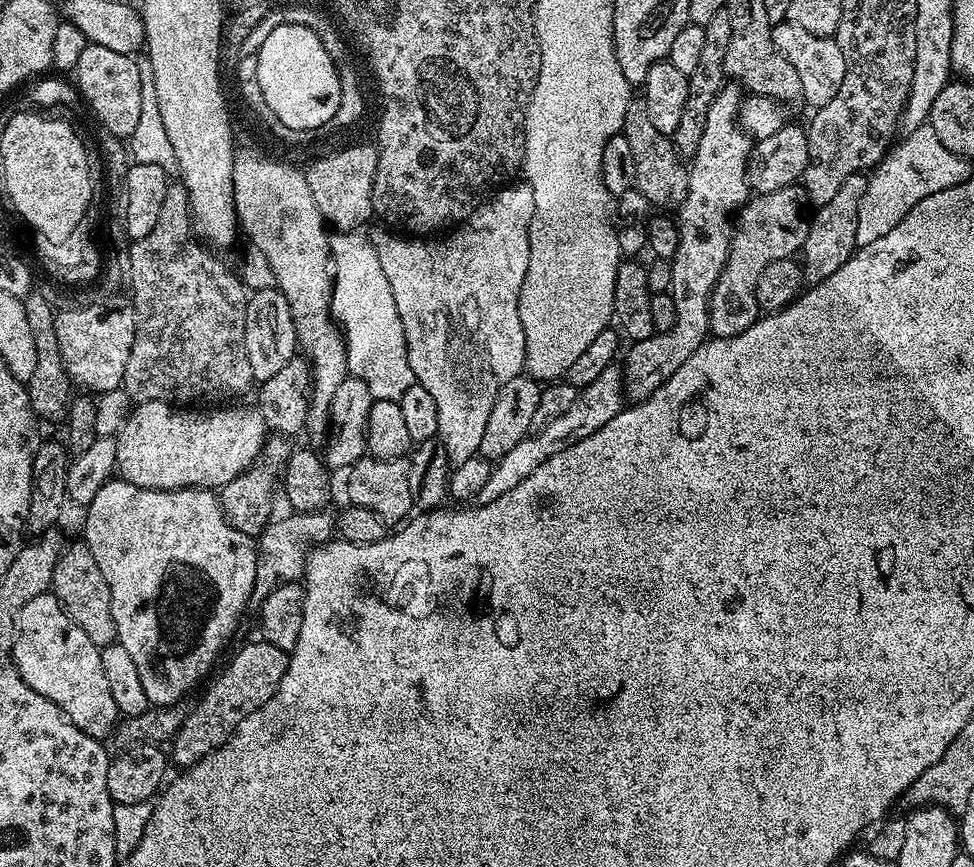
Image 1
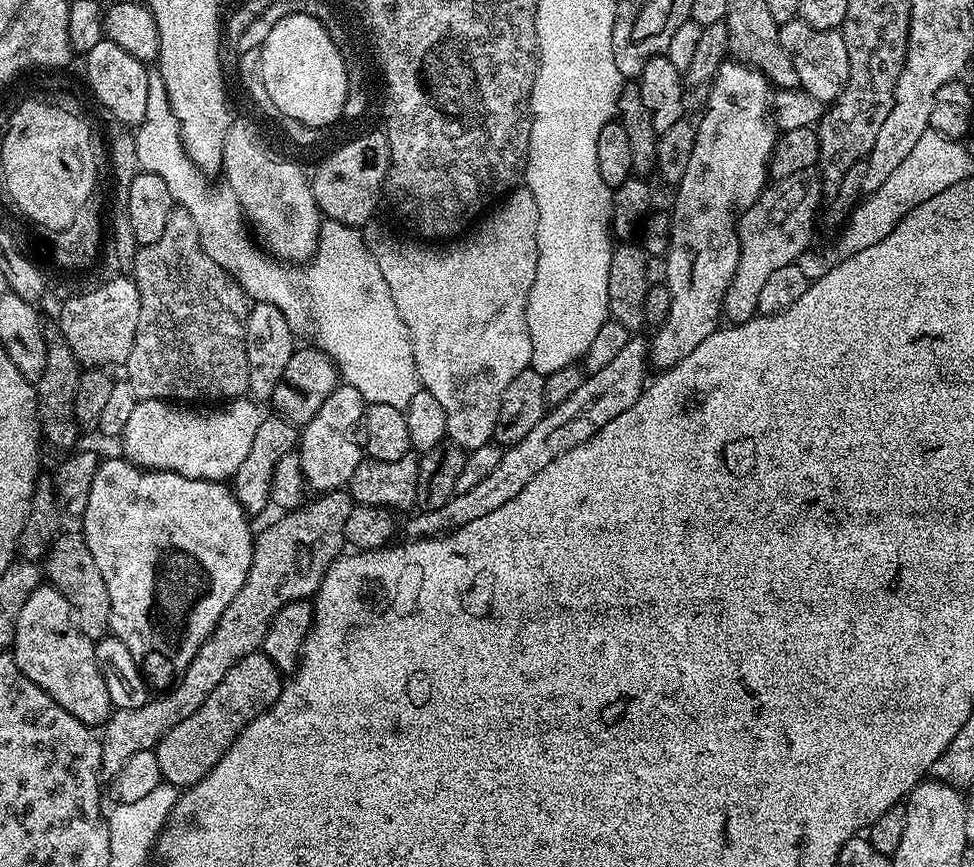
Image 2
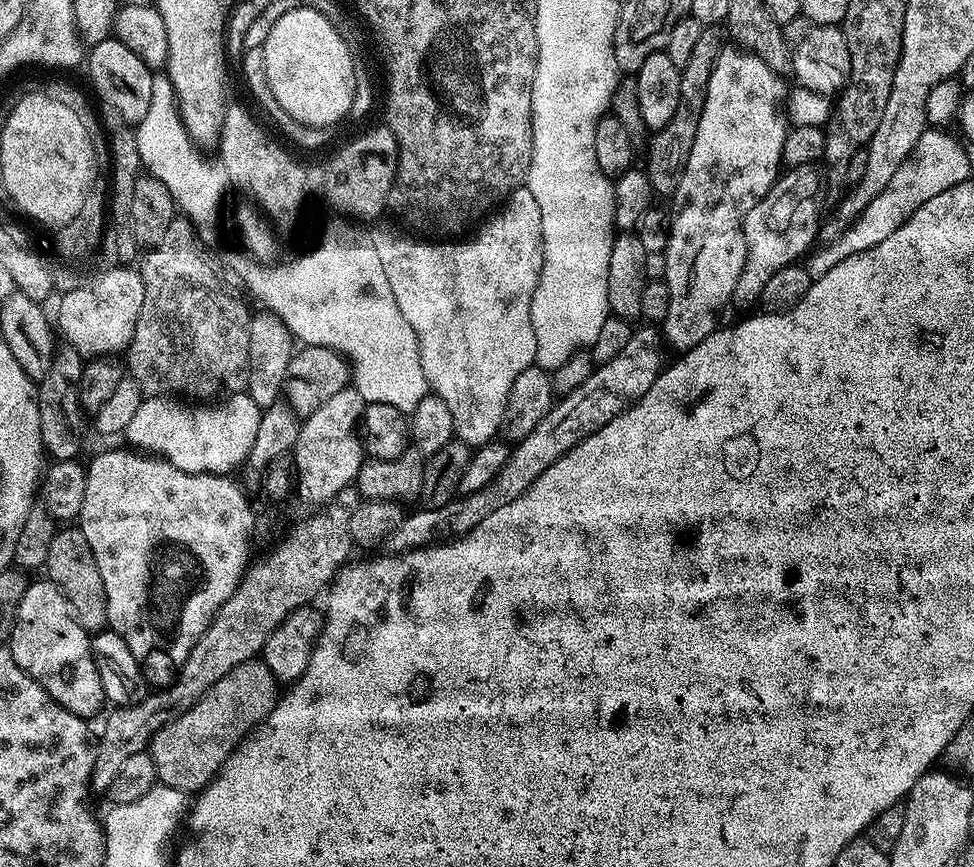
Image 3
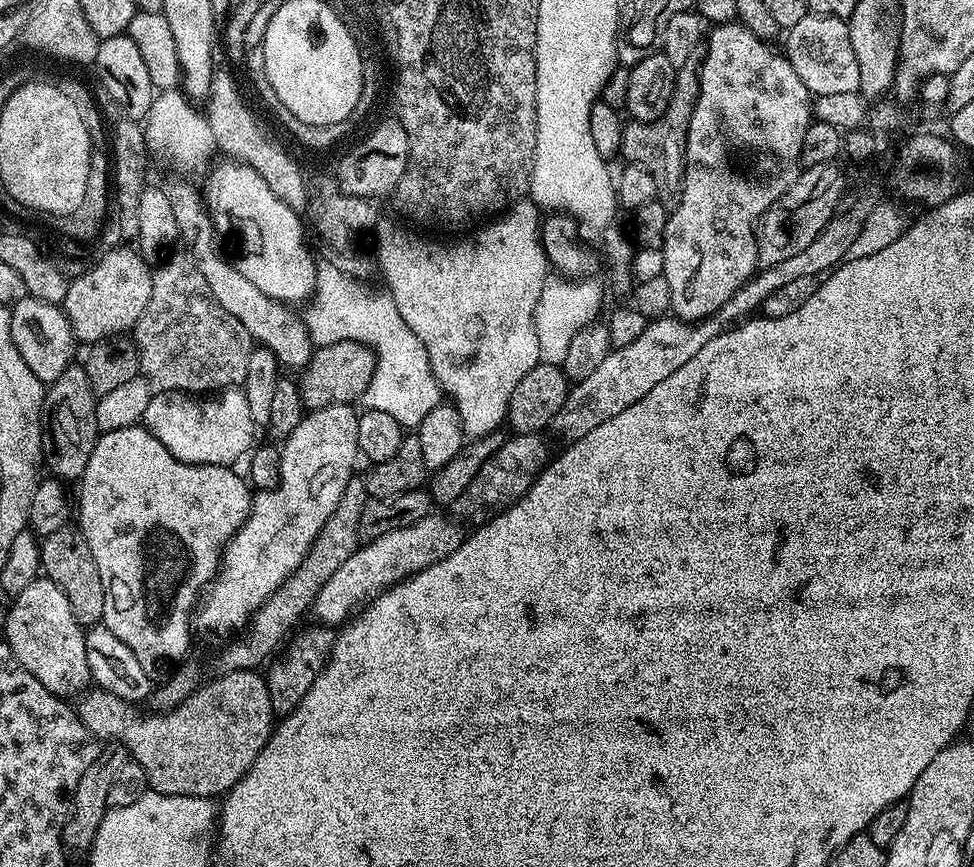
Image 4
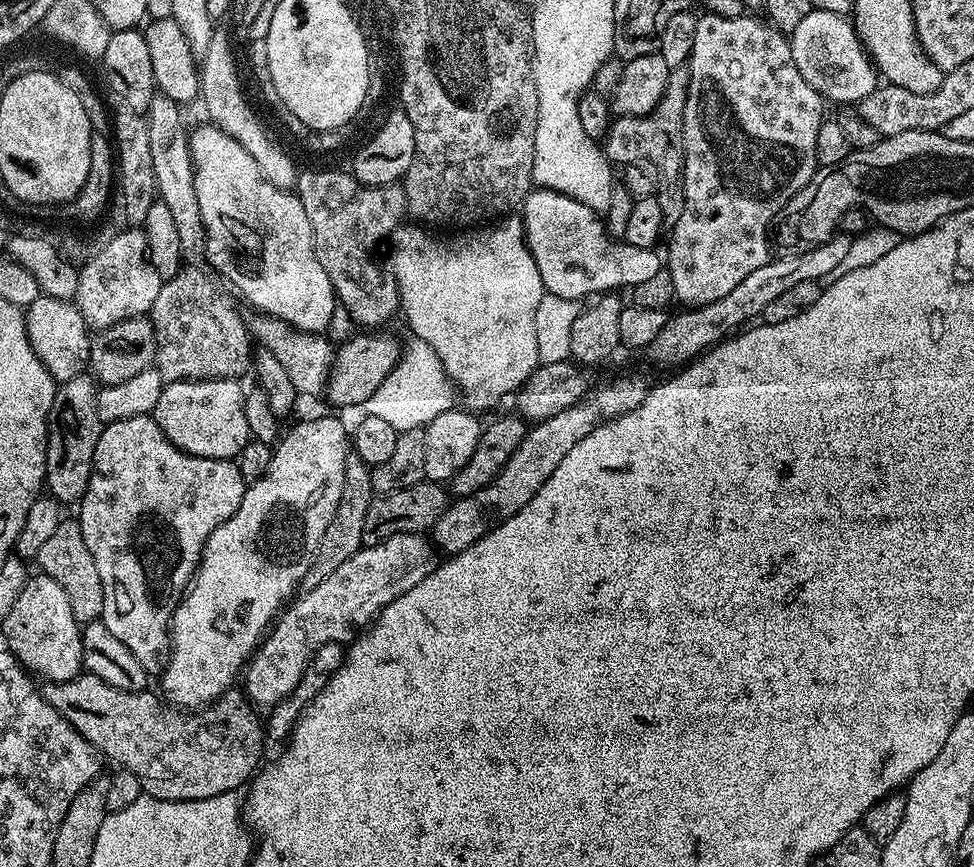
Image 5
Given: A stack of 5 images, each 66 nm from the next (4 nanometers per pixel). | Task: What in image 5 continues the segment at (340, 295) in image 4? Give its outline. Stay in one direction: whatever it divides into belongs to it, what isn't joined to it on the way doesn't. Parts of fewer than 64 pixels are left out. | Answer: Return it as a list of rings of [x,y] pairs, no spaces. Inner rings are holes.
[[[415,338],[409,339],[409,344],[403,345],[400,361],[396,368],[390,370],[386,382],[374,390],[374,394],[363,404],[363,411],[375,417],[382,418],[394,426],[398,433],[415,428],[427,428],[438,414],[446,414],[458,400],[458,392],[452,379],[446,374],[438,354],[426,342]]]

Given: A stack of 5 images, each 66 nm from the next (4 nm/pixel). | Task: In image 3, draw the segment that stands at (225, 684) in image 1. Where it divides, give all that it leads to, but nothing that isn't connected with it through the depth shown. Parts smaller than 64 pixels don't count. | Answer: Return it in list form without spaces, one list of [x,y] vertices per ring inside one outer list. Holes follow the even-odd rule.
[[[263,659],[234,666],[226,678],[214,682],[186,714],[174,718],[150,741],[150,755],[159,783],[186,794],[198,794],[219,776],[224,764],[245,740],[267,721],[278,699],[278,681]]]

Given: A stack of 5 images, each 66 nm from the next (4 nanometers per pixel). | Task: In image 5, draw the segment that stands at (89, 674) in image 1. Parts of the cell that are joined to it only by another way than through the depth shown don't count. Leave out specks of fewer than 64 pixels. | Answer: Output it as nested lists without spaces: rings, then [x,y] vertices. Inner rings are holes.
[[[43,574],[33,575],[26,582],[22,594],[18,594],[18,602],[14,602],[2,626],[2,632],[8,639],[7,651],[29,673],[37,677],[45,676],[43,679],[48,682],[73,680],[75,676],[81,675],[84,668],[81,631],[81,625],[74,618],[74,610],[70,610],[66,590],[62,590],[54,578]]]

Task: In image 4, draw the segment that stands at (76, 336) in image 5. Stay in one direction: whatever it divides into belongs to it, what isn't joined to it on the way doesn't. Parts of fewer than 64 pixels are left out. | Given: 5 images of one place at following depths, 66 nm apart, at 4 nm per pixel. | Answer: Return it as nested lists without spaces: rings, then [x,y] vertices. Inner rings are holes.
[[[23,296],[10,308],[10,336],[14,338],[14,346],[18,346],[18,354],[30,366],[34,378],[38,378],[45,386],[52,384],[62,375],[68,365],[73,363],[72,356],[78,349],[78,341],[72,334],[72,327],[63,307],[58,304],[47,304],[38,298]]]

